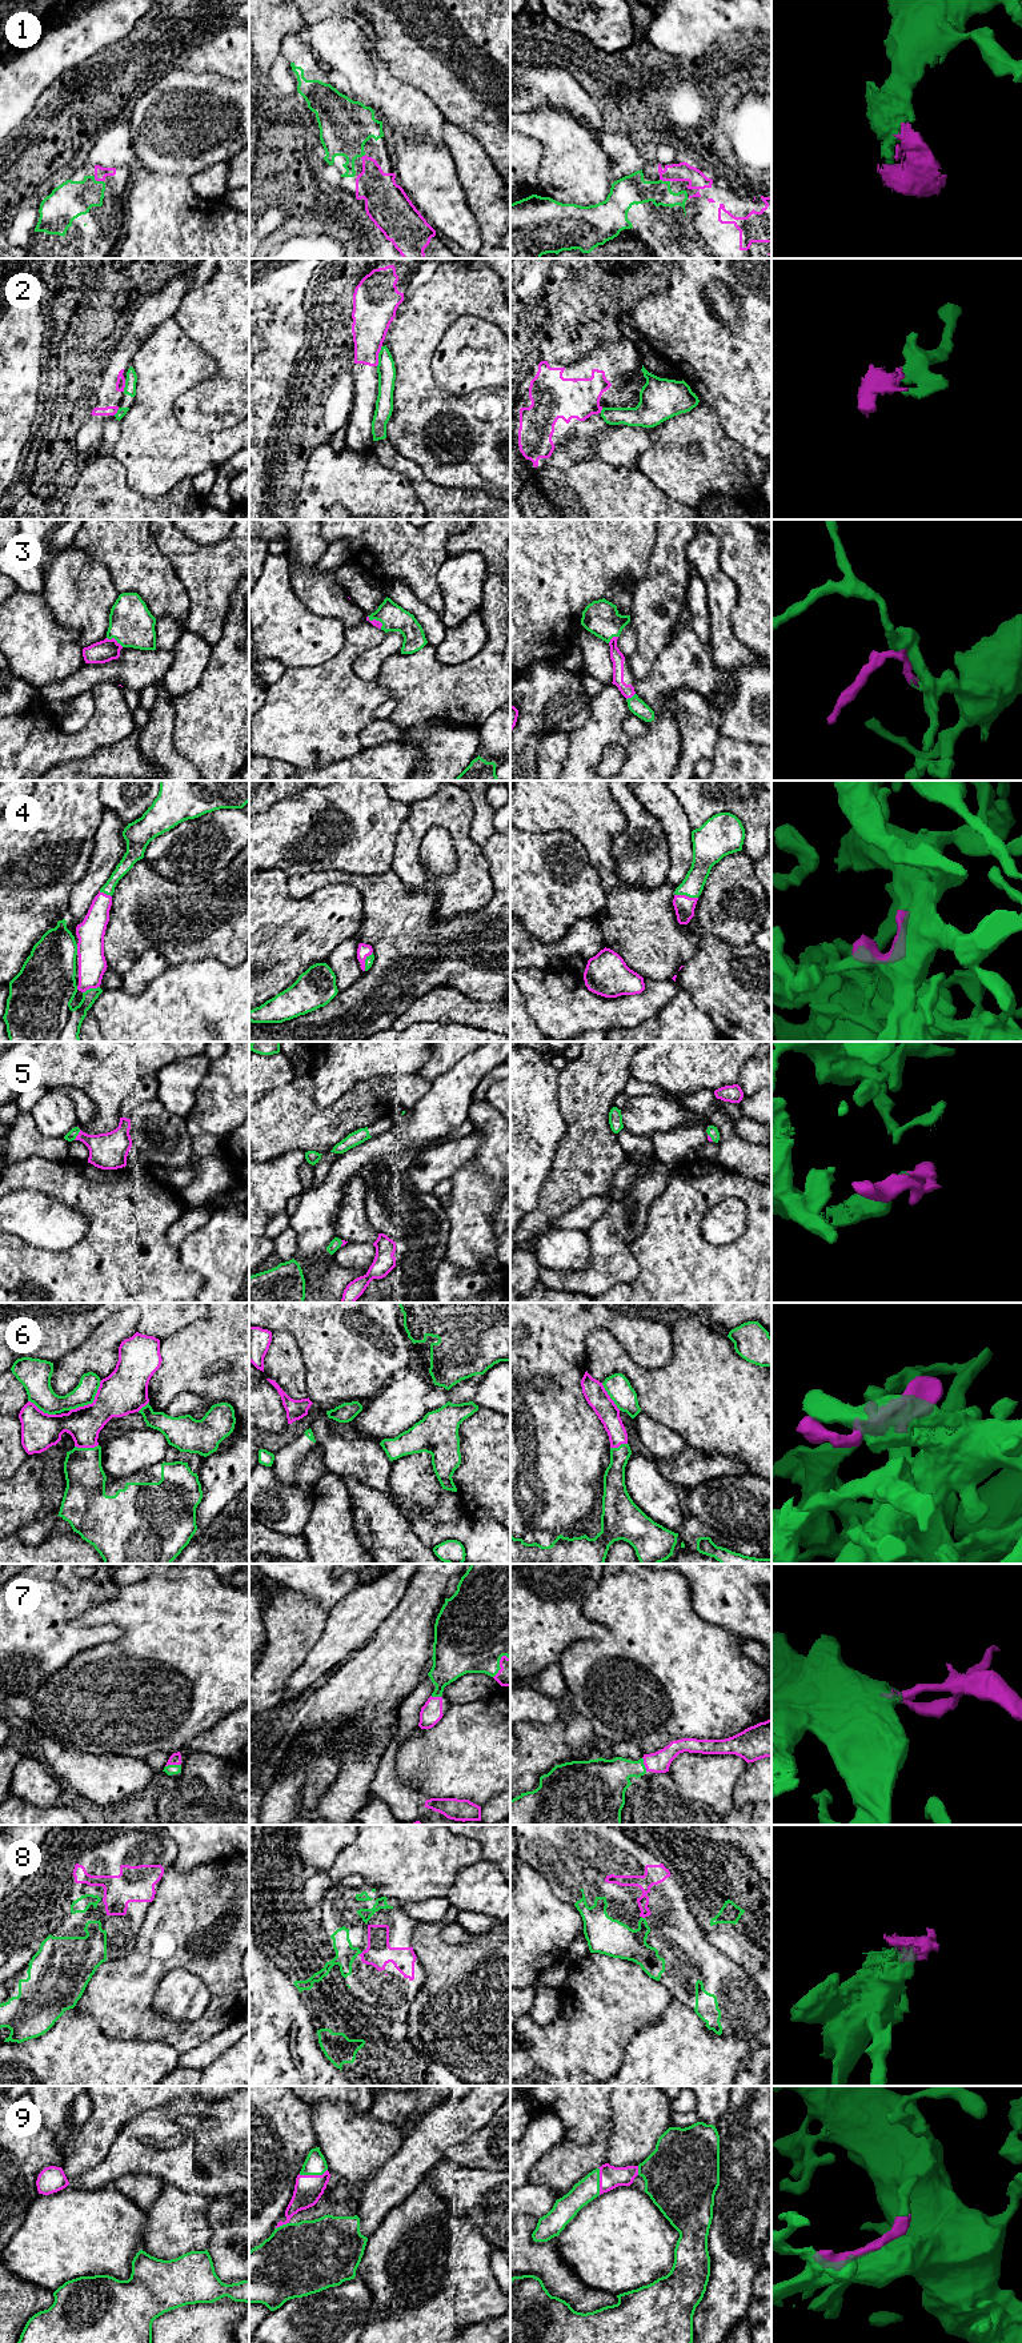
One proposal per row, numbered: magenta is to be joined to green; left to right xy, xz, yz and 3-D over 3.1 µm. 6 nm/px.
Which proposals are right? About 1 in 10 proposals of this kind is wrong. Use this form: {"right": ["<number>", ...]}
{"right": ["1", "3", "4", "5", "6", "7", "8", "9"]}

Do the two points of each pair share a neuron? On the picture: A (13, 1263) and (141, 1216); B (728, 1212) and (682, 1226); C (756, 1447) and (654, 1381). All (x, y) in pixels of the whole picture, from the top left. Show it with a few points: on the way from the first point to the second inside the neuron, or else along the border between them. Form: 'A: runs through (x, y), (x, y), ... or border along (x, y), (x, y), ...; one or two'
A: runs through (45, 1263), (93, 1263), (109, 1248); one
B: border along (724, 1198), (701, 1226), (713, 1246); two
C: runs through (730, 1421), (704, 1395), (680, 1395); one

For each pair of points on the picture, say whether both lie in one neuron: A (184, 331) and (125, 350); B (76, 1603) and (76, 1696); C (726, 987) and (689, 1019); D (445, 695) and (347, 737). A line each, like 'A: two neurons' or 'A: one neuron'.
A: two neurons
B: two neurons
C: two neurons
D: two neurons

